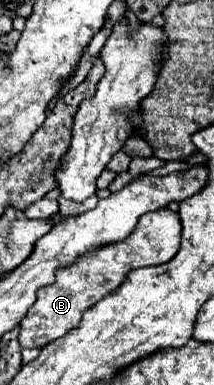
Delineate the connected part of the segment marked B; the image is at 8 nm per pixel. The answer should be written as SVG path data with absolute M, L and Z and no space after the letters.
M161 208L141 216L137 228L131 236L119 244L97 248L93 254L83 256L77 264L57 270L55 284L41 288L37 292L37 302L29 308L27 316L21 320L21 346L23 348L43 348L45 344L61 338L71 328L77 328L85 310L97 304L103 296L117 292L117 288L127 278L127 272L141 266L157 266L171 260L179 250L181 240L181 220L177 212Z

